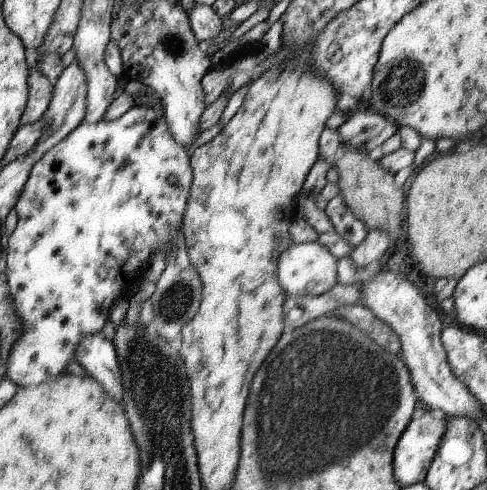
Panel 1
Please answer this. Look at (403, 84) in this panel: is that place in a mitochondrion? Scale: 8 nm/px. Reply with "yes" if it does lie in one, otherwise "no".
yes

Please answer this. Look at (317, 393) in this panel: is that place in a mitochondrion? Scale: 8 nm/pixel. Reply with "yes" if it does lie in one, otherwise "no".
yes

